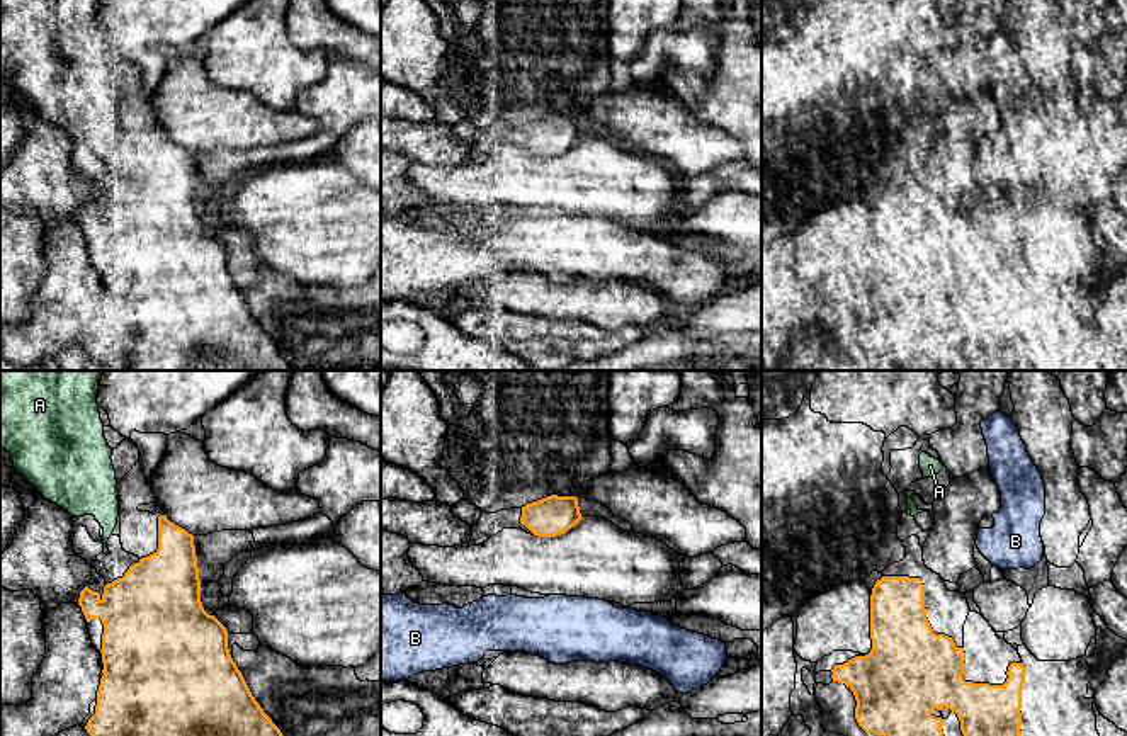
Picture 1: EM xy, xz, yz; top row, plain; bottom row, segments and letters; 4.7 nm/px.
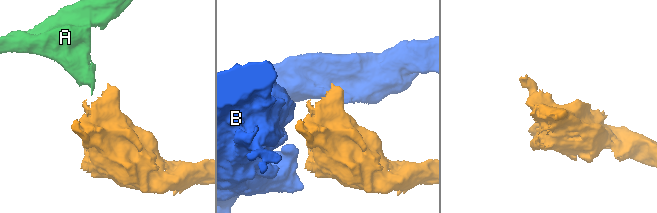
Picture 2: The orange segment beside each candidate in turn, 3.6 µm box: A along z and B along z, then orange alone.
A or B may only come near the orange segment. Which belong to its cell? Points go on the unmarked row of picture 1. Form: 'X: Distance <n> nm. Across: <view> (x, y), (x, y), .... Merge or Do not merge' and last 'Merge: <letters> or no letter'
A: Distance 130 nm. Across: xy (130, 186), (107, 170). Merge
B: Distance 220 nm. Across: xy (85, 347), (45, 366). Do not merge
Merge: A

